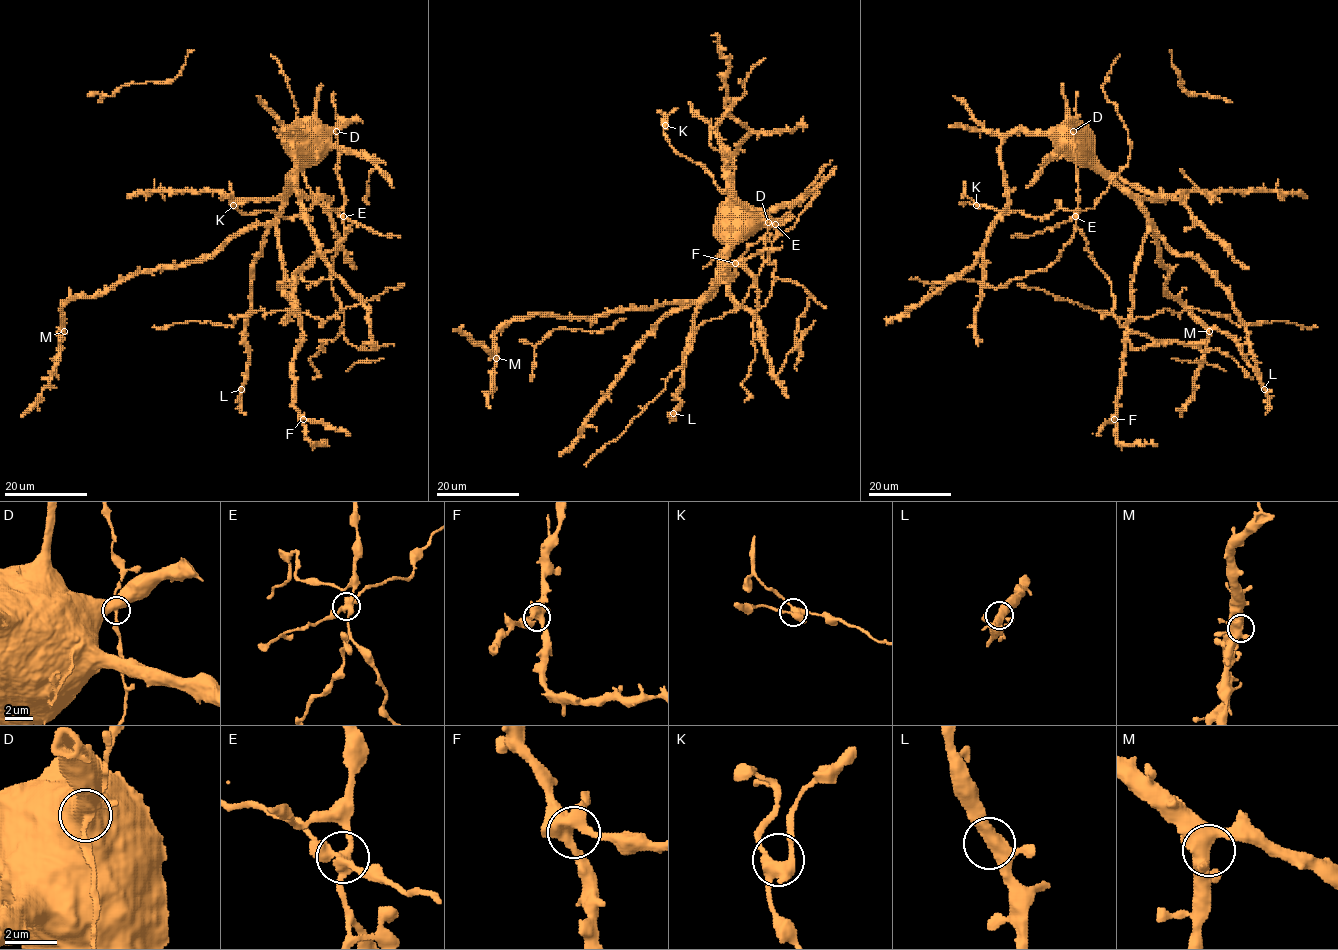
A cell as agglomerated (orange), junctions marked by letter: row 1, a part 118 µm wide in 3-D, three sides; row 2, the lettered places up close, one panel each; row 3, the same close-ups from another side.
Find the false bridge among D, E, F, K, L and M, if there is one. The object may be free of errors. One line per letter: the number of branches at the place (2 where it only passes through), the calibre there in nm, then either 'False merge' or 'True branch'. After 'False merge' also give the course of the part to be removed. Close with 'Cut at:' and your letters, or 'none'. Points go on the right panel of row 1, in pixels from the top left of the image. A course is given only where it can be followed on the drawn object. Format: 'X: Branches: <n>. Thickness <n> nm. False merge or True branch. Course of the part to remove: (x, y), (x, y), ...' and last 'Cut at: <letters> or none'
D: Branches: 5. Thickness 480 nm. True branch
E: Branches: 5. Thickness 380 nm. False merge
F: Branches: 5. Thickness 500 nm. True branch
K: Branches: 3. Thickness 420 nm. True branch
L: Branches: 3. Thickness 400 nm. True branch
M: Branches: 4. Thickness 500 nm. True branch
Cut at: E

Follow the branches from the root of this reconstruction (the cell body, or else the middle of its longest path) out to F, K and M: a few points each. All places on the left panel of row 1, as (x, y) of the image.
F: (299, 124), (296, 167), (287, 179), (278, 240), (284, 295), (302, 329), (293, 389), (294, 407), (303, 419)
K: (299, 124), (336, 132), (344, 206), (336, 211), (319, 201), (288, 218), (271, 211), (244, 214), (233, 205)
M: (299, 124), (296, 167), (270, 221), (233, 234), (211, 255), (74, 295), (62, 308), (64, 331)

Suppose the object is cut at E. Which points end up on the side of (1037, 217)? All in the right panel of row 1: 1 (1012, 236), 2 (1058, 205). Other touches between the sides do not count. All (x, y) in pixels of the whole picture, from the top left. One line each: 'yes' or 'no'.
1: no
2: yes

